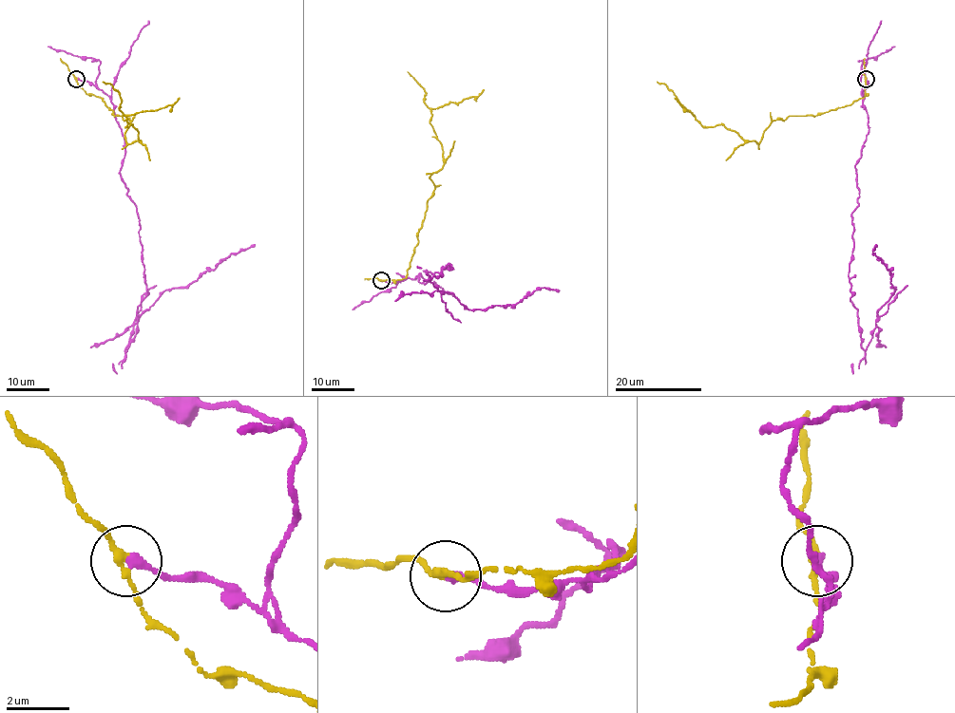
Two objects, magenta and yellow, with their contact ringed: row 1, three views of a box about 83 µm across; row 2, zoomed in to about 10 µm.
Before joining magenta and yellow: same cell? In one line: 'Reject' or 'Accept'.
Reject

